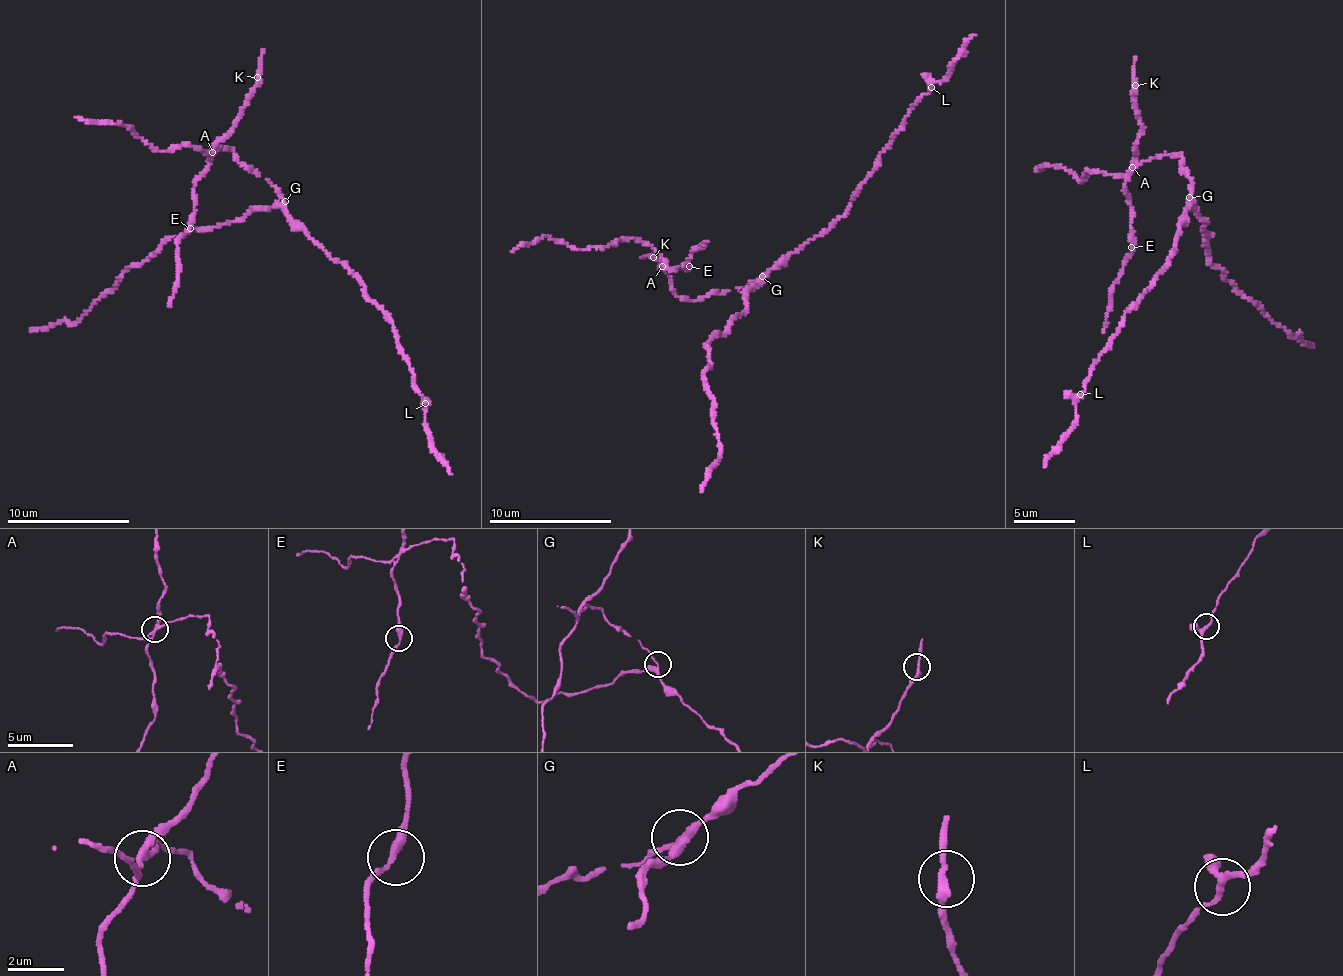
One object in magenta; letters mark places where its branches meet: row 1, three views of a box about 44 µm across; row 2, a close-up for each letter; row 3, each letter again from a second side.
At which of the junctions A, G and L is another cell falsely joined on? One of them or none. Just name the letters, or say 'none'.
A

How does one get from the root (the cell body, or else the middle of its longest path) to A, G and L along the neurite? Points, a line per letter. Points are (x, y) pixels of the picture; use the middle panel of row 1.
A: (777, 265), (745, 287), (712, 290), (693, 301), (678, 297), (662, 265)
G: (777, 265), (761, 277)
L: (777, 265), (846, 213), (881, 152), (892, 144), (907, 116), (931, 87)

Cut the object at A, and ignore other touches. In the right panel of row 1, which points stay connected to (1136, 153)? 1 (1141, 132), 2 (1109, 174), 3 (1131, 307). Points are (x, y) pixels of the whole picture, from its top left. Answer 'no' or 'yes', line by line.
1: yes
2: no
3: no

